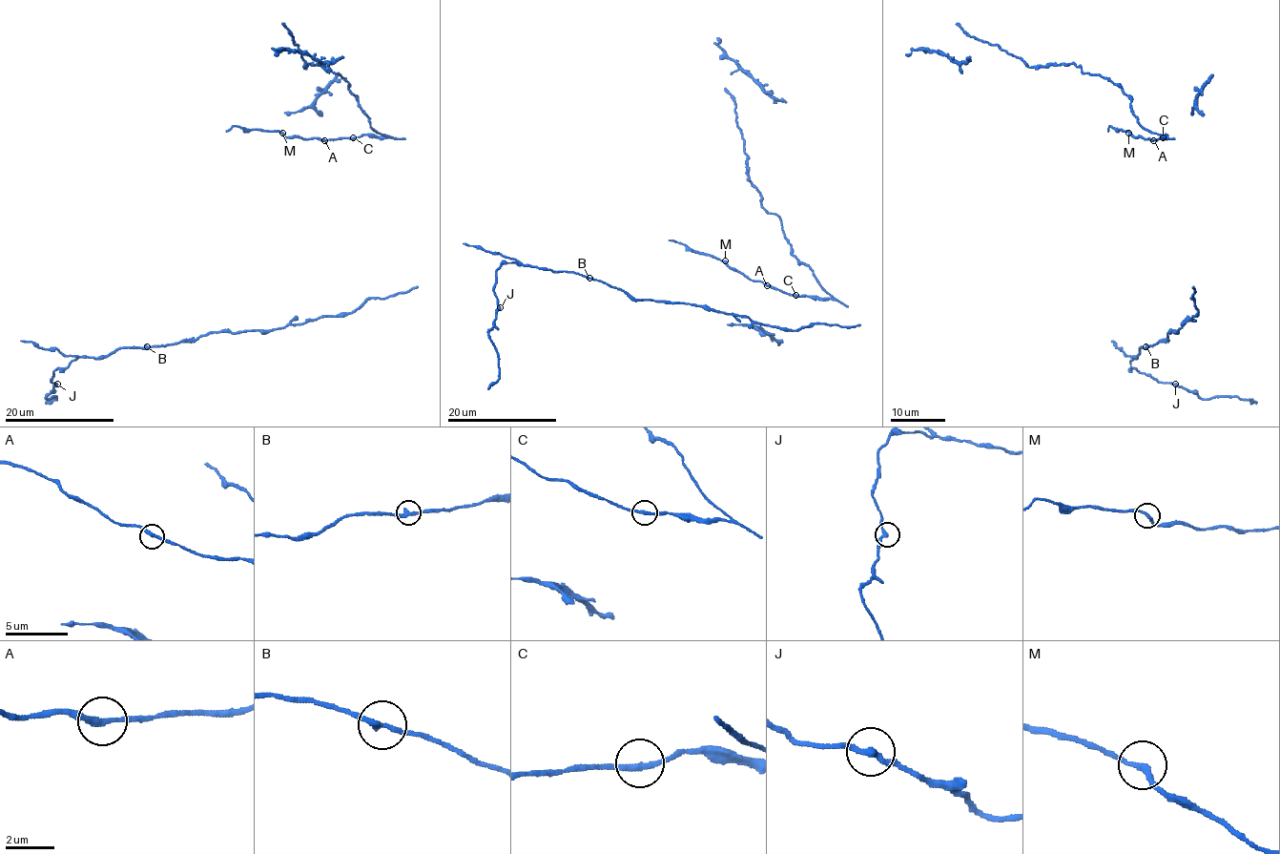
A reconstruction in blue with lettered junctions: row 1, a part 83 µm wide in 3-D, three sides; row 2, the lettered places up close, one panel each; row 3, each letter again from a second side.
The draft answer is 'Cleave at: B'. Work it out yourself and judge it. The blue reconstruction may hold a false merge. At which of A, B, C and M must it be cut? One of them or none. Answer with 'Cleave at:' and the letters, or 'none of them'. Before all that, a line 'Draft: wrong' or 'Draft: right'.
Draft: right
Cleave at: B

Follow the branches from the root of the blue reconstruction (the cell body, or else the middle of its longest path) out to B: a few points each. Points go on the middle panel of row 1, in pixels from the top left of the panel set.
B: (857, 324), (810, 324), (782, 329), (745, 316), (689, 303), (632, 300), (622, 290), (588, 278)

